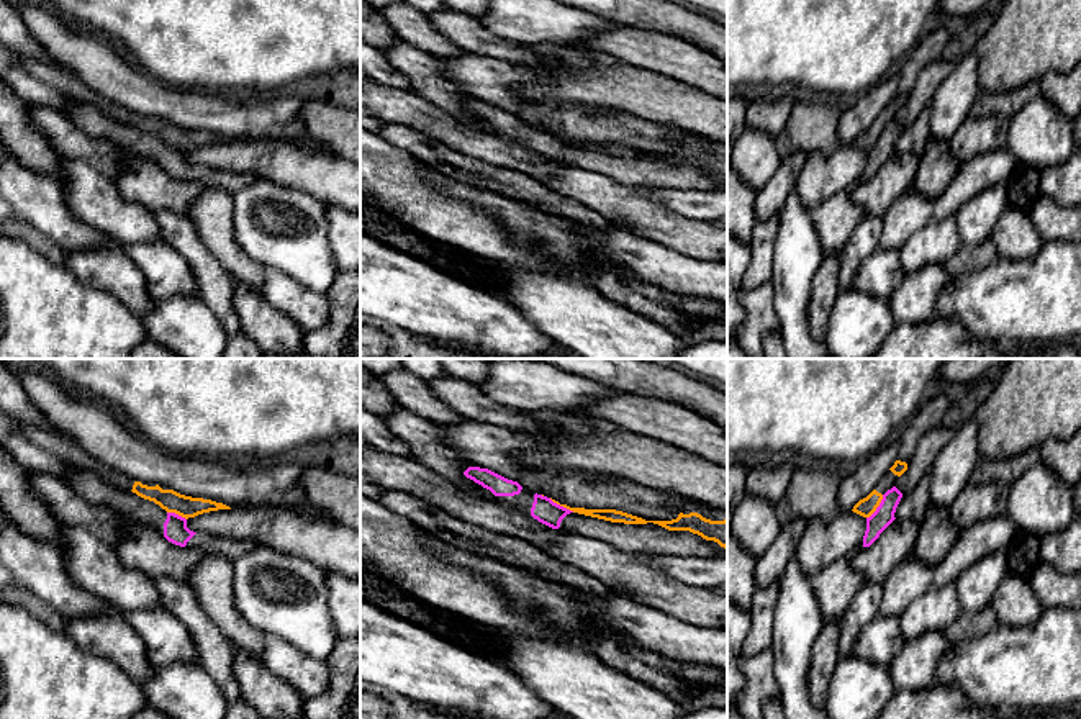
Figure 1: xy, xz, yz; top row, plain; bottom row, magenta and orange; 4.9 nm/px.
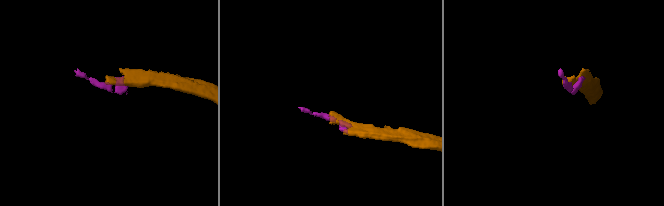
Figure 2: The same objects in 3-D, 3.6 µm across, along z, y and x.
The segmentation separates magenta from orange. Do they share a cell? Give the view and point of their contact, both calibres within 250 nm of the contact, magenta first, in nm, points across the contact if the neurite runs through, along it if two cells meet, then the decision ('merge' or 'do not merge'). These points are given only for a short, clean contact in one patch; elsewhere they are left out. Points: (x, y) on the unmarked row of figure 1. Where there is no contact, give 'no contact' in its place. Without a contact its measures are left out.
contact yz (878, 140); calibres 100 and 90 nm; border yz (883, 128), (878, 140), (867, 151); do not merge

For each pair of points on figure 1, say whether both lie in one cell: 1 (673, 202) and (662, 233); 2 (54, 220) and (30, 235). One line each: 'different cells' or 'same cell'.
1: different cells
2: different cells

